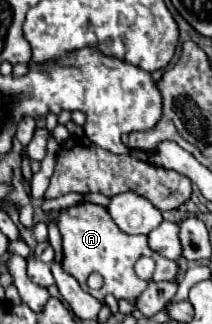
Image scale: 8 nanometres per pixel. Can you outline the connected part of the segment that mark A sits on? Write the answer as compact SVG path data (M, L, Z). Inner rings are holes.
M82 202L76 206L70 206L66 210L60 210L58 214L58 228L62 234L62 268L72 274L82 290L86 290L88 294L92 294L102 306L104 296L110 292L114 294L118 300L128 300L128 302L136 302L136 298L146 290L148 282L140 280L134 272L134 264L140 256L150 256L156 262L156 272L152 276L154 282L176 282L178 280L178 272L180 266L178 262L172 262L160 254L156 254L150 246L148 246L148 236L144 234L126 234L122 232L116 222L112 220L108 208L100 206L100 204L90 204L90 202ZM92 272L98 272L104 278L104 288L100 290L90 290L86 280Z

